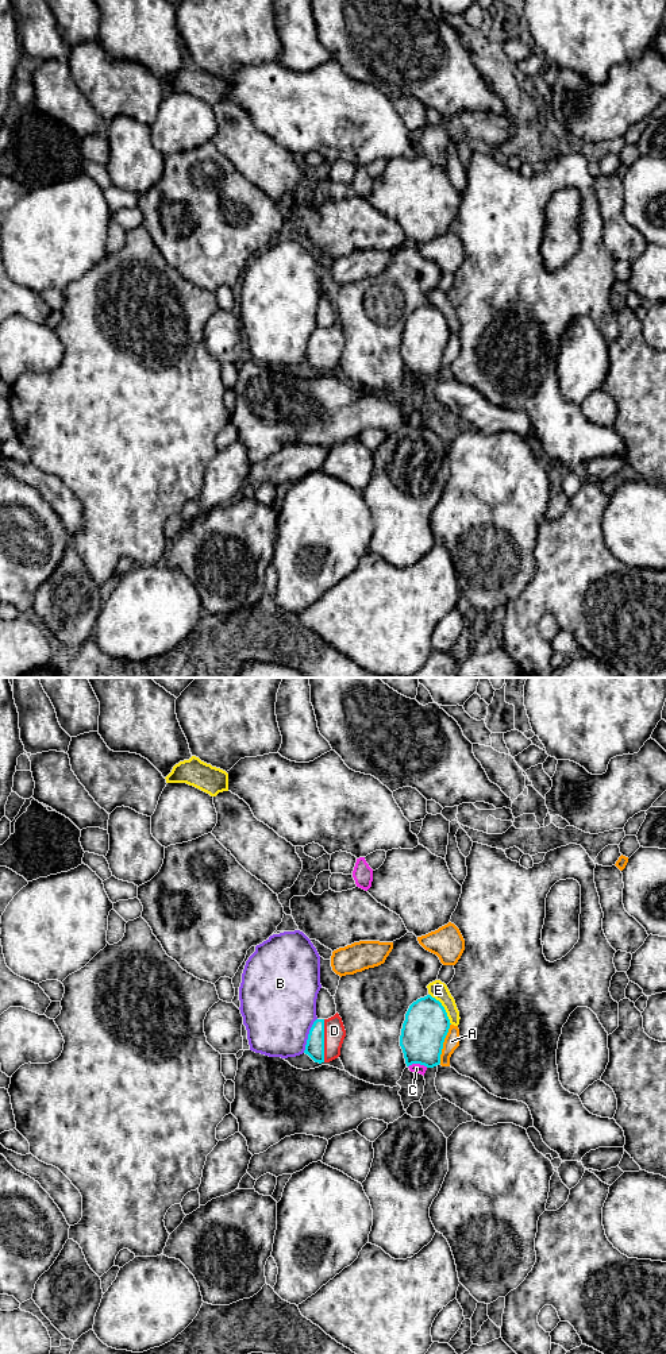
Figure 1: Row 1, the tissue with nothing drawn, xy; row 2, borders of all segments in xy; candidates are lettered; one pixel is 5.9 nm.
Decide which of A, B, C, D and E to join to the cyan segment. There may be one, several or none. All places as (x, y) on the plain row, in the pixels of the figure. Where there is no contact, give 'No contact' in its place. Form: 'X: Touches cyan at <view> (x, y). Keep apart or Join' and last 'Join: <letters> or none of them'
A: Touches cyan at xy (442, 353). Keep apart
B: Touches cyan at xy (308, 344). Keep apart
C: Touches cyan at xy (418, 371). Keep apart
D: Touches cyan at xy (323, 350). Join
E: Touches cyan at xy (443, 317). Keep apart
Join: D

